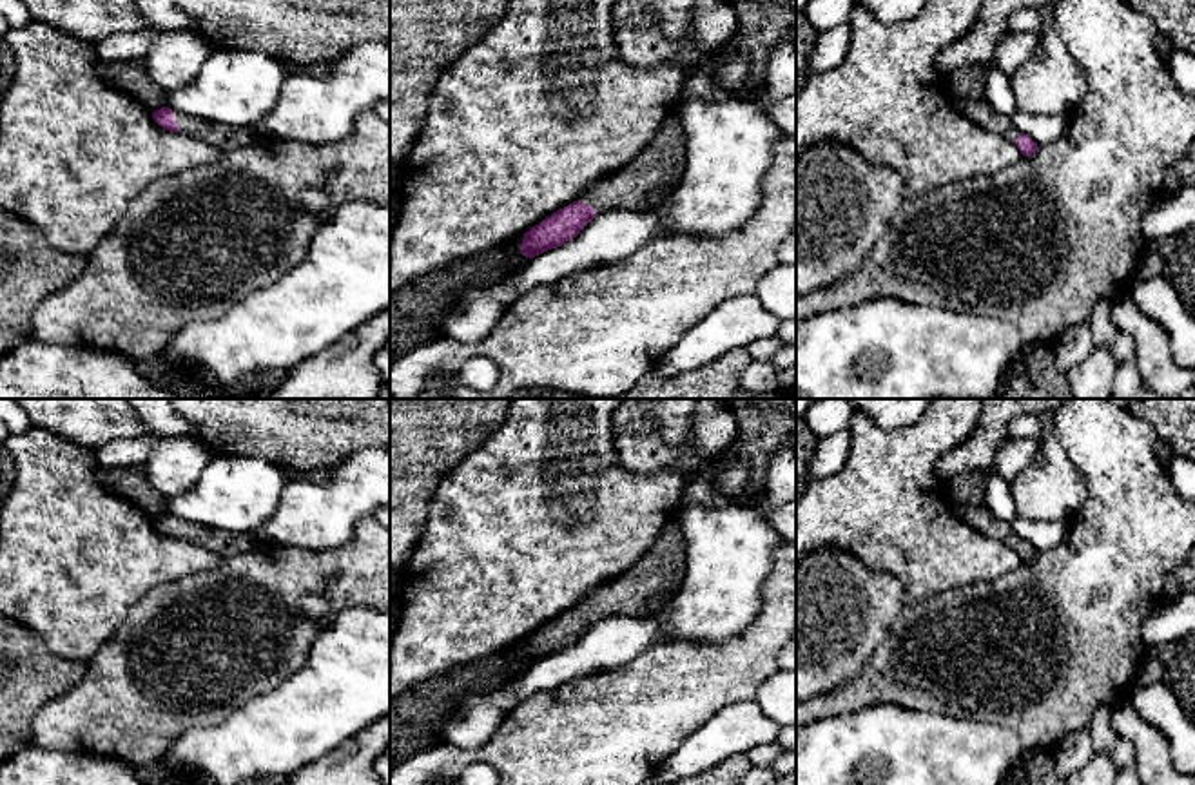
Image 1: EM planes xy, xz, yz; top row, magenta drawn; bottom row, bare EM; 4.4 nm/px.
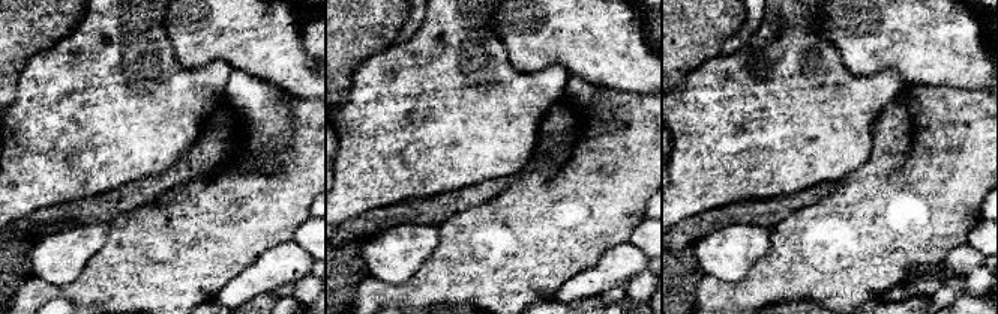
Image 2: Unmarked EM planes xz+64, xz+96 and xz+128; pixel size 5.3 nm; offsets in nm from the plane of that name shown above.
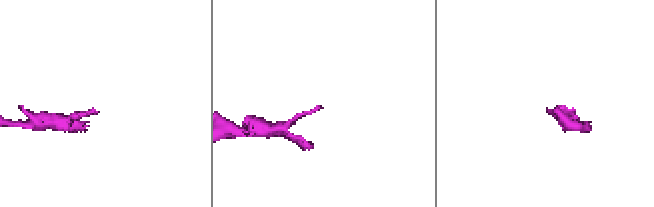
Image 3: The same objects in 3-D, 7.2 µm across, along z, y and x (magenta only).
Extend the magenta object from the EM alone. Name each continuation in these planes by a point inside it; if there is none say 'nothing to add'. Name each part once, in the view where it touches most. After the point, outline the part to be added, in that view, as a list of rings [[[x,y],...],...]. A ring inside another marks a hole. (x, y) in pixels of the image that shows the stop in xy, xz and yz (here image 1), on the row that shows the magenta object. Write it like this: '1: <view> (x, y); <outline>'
1: xy (223, 136); [[[172,111],[178,129],[190,138],[205,141],[223,152],[250,145],[261,140],[254,127],[230,127],[227,123],[203,120],[185,112]]]

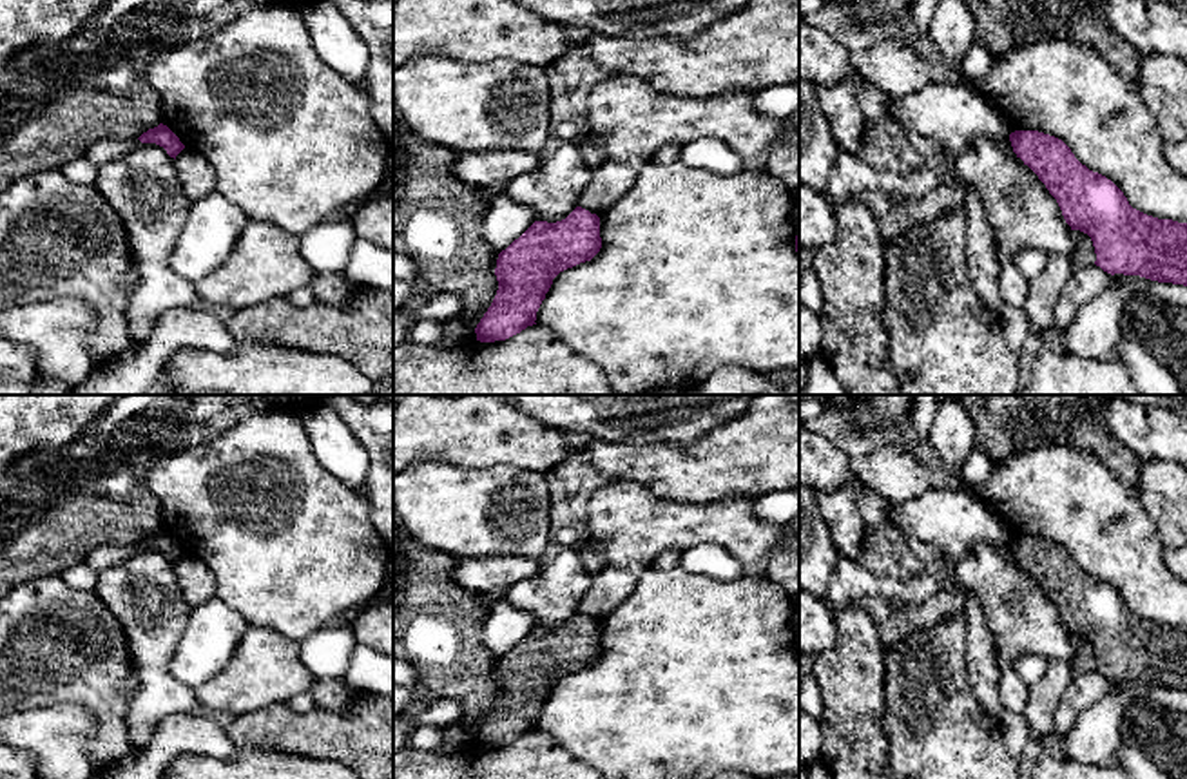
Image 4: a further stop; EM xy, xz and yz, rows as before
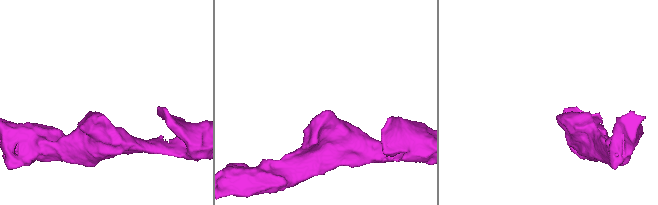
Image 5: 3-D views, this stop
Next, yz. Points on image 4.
nothing to add

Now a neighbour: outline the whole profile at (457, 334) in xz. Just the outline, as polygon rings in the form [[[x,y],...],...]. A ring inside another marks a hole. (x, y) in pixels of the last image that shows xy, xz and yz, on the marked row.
[[[453,319],[446,322],[446,330],[440,341],[440,348],[462,348],[477,341],[475,328]]]

